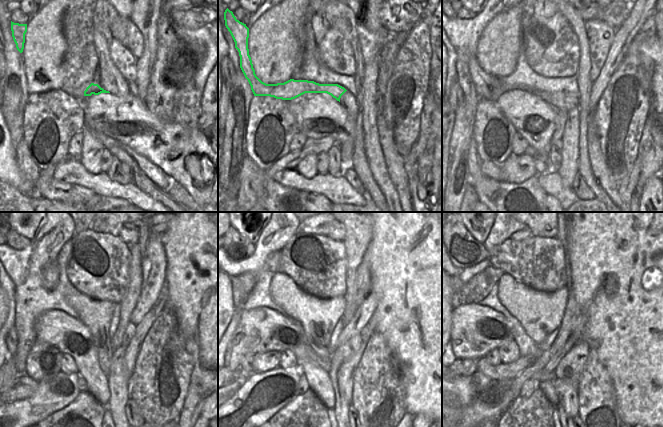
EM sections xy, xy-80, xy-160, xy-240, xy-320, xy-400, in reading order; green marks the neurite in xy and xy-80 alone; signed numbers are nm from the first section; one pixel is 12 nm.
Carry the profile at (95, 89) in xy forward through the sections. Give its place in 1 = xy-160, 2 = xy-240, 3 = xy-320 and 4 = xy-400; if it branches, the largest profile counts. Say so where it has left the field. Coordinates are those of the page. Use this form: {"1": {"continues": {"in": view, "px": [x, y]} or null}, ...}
{"1": {"continues": {"in": "xy-160", "px": [486, 85]}}, "2": {"continues": {"in": "xy-240", "px": [130, 330]}}, "3": {"continues": {"in": "xy-320", "px": [344, 352]}}, "4": {"continues": {"in": "xy-400", "px": [570, 367]}}}

